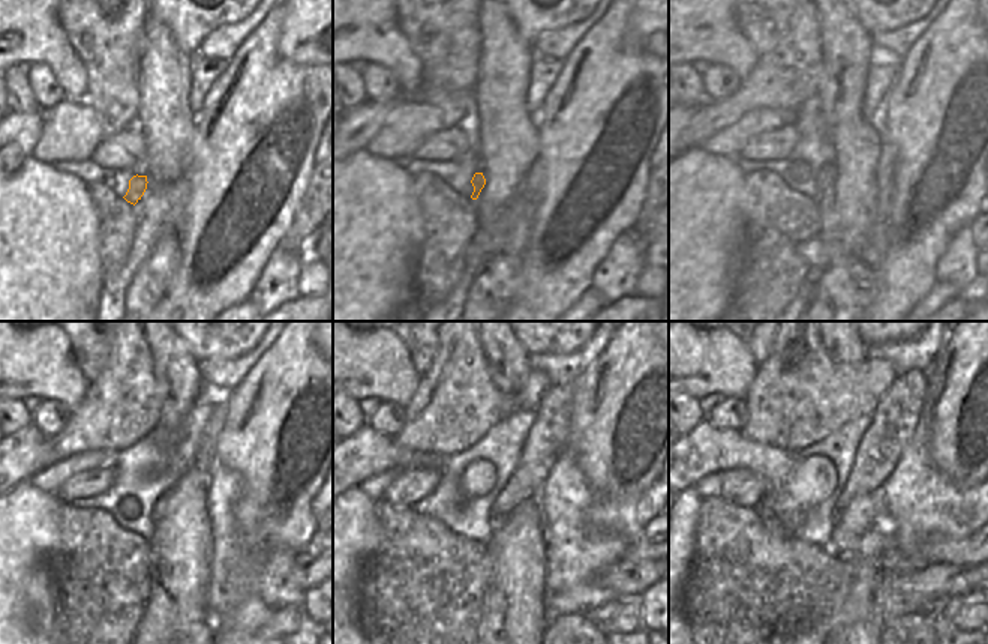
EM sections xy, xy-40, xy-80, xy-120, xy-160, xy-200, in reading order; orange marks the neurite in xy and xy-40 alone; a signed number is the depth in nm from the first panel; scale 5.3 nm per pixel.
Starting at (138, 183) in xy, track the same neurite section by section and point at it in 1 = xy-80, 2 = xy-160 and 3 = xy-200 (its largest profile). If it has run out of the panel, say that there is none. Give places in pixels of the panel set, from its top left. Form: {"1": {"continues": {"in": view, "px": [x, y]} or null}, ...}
{"1": {"continues": {"in": "xy-80", "px": [826, 174]}}, "2": {"continues": {"in": "xy-160", "px": [546, 439]}}, "3": {"continues": {"in": "xy-200", "px": [895, 418]}}}

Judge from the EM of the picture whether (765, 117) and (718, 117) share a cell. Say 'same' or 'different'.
different

